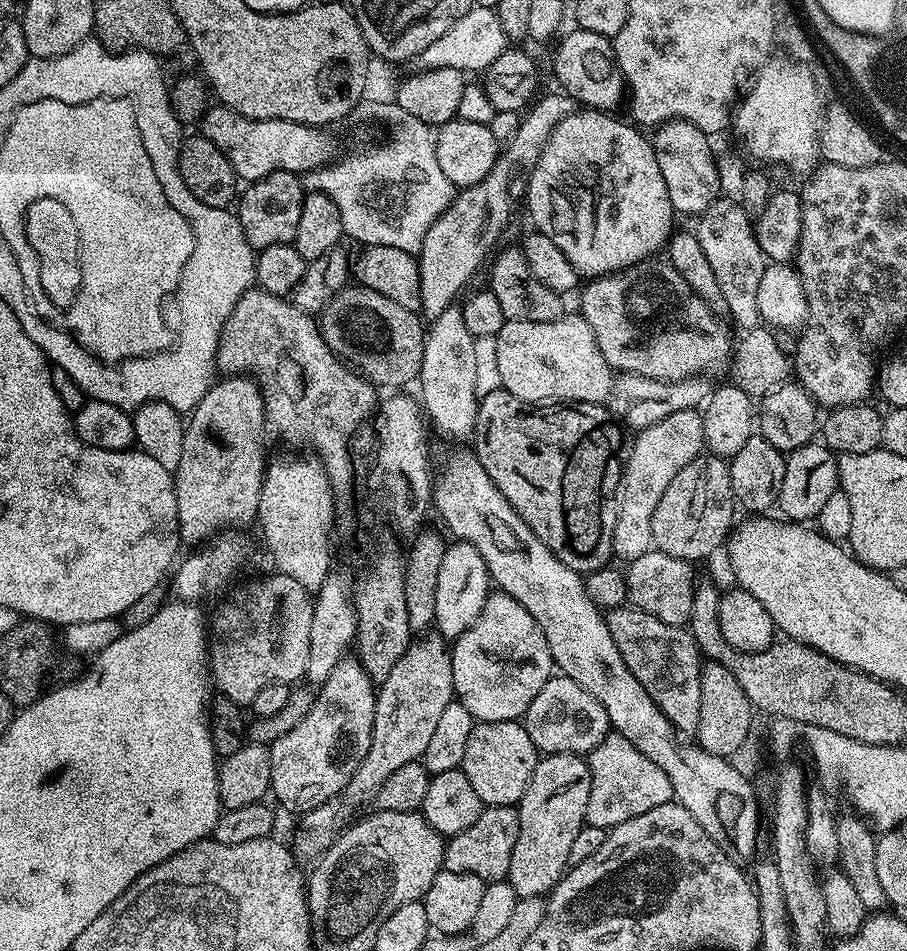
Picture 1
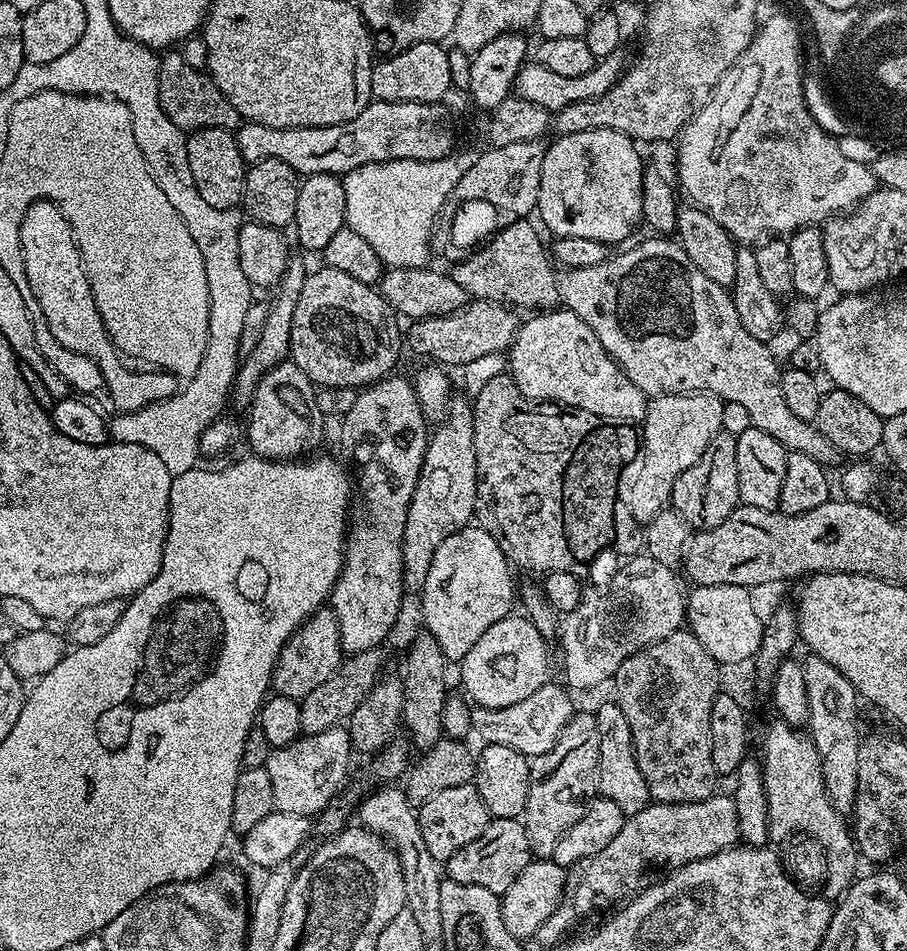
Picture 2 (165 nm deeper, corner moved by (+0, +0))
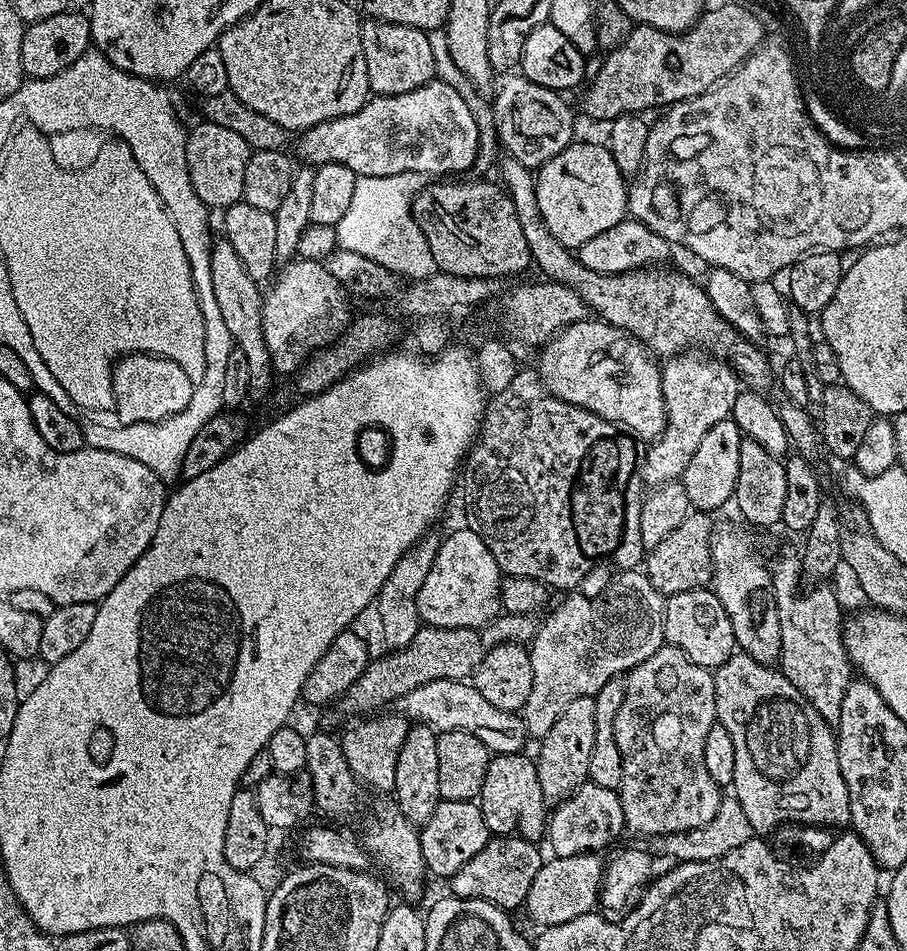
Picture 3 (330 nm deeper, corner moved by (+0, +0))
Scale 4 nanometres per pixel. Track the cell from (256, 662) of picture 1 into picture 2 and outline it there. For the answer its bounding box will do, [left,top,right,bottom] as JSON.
[271,606,341,701]

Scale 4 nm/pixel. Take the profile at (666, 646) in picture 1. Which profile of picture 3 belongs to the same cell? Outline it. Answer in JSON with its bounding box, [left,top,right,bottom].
[614,642,722,836]

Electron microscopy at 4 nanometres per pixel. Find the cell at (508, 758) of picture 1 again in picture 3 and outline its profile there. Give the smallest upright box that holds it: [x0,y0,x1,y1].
[478,752,550,841]

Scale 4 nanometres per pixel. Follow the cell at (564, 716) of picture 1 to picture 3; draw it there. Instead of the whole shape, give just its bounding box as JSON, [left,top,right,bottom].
[398,680,526,754]

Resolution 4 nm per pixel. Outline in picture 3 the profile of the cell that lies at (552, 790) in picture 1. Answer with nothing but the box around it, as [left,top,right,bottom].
[535,696,596,806]

